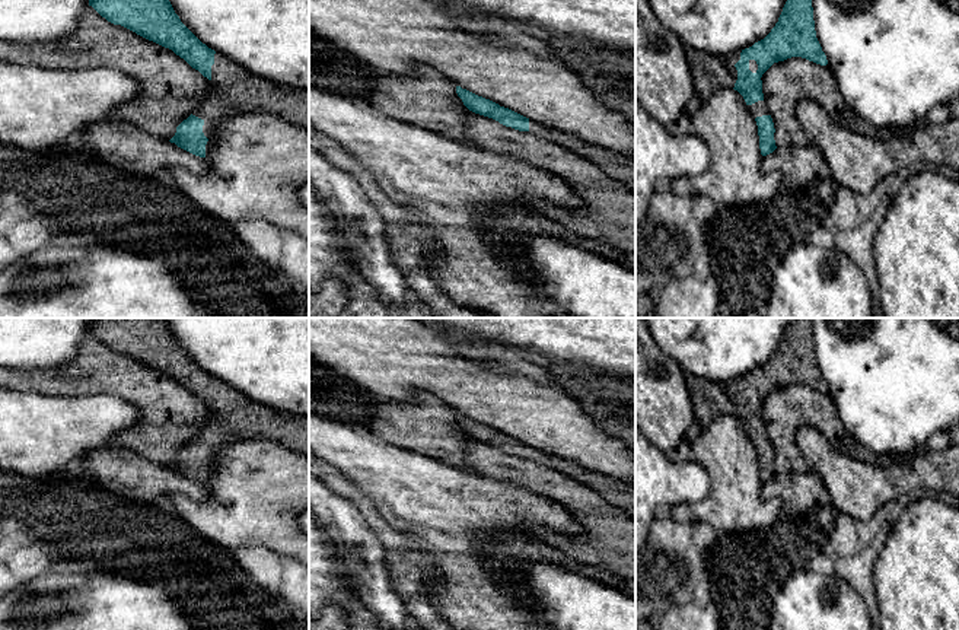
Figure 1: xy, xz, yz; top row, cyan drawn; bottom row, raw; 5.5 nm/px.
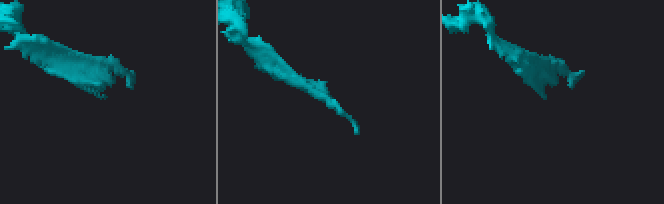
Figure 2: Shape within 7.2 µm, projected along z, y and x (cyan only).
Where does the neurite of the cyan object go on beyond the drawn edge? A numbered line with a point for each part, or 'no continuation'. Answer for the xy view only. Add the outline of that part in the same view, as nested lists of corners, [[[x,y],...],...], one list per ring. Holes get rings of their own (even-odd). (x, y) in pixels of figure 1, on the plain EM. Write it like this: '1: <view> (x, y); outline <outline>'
1: xy (233, 416); outline [[[216,379],[211,419],[192,439],[204,448],[206,483],[214,471],[219,451],[240,439],[275,440],[309,456],[309,416],[267,408]]]

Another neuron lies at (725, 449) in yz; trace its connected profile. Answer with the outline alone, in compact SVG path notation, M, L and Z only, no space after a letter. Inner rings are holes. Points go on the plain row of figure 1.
M719 414L689 446L710 475L710 491L697 503L669 508L669 521L705 522L721 532L768 529L778 521L781 502L761 496L758 452L737 417Z

